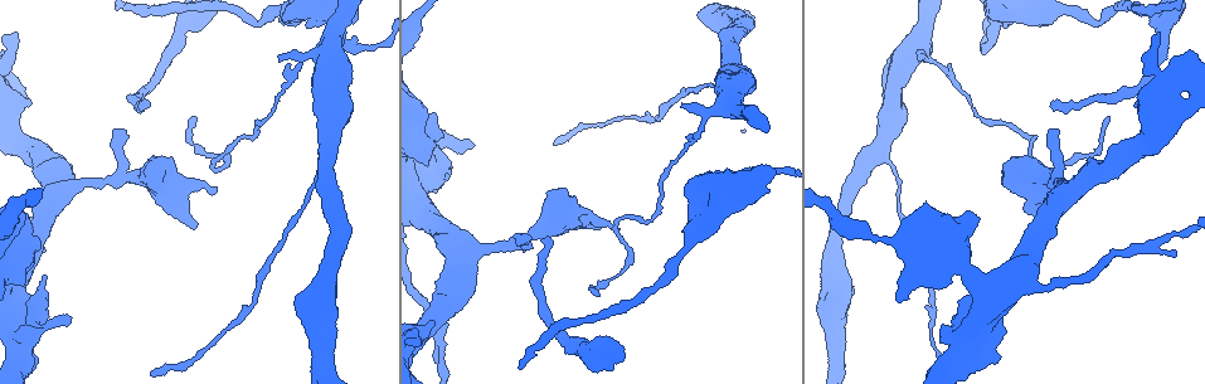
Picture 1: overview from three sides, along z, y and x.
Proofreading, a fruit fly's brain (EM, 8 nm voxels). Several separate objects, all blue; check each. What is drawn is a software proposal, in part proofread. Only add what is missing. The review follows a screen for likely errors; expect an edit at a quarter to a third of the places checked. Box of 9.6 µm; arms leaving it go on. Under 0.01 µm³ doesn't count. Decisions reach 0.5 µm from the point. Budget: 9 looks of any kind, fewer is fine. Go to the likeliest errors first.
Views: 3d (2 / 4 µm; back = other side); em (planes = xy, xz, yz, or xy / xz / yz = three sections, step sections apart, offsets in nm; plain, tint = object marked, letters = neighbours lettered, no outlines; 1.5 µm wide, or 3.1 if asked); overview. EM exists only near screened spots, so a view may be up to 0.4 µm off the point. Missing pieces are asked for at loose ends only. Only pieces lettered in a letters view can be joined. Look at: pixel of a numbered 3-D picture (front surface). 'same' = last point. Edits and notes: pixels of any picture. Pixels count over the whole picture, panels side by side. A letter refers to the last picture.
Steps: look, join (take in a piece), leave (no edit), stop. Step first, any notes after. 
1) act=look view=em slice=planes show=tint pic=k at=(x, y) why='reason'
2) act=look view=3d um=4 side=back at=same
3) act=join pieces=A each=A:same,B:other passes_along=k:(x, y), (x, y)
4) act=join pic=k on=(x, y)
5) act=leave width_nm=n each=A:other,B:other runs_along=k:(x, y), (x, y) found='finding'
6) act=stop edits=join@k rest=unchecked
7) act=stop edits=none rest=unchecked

act=look view=3d um=4 pic=1 at=(543, 238) why='branch stops here'

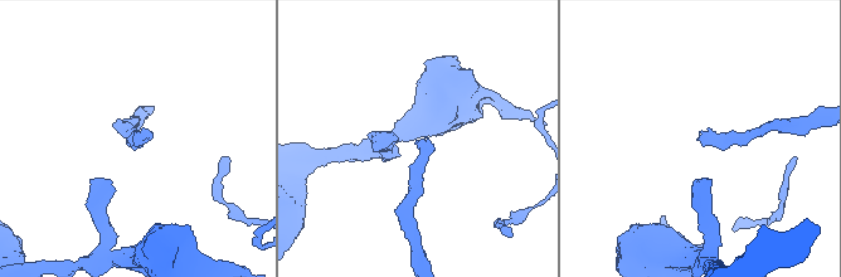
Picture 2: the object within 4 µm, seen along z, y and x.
act=look view=em slice=yz step=8 show=letters pic=2 at=(699, 133) why='now the EM'

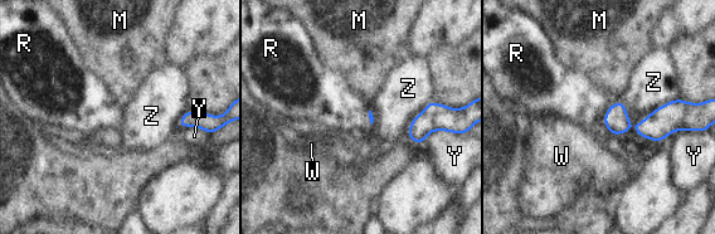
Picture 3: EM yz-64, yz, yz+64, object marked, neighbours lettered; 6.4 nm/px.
act=look view=em slice=xz step=8 show=letters at=same

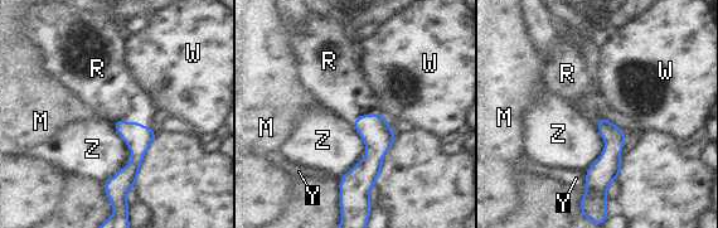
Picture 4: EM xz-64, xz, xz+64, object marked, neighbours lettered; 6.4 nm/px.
act=join pieces=R each=M:other,R:same,W:other,Y:other,Z:other found='it goes on there'

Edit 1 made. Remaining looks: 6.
act=look view=overview why='redraw'

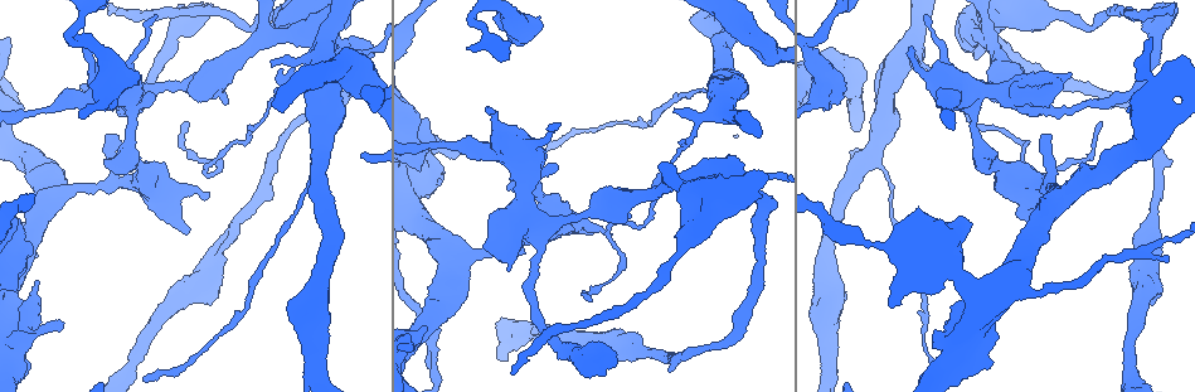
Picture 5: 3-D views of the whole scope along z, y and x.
act=look view=3d um=4 pic=5 at=(910, 65) why='branch stops here'

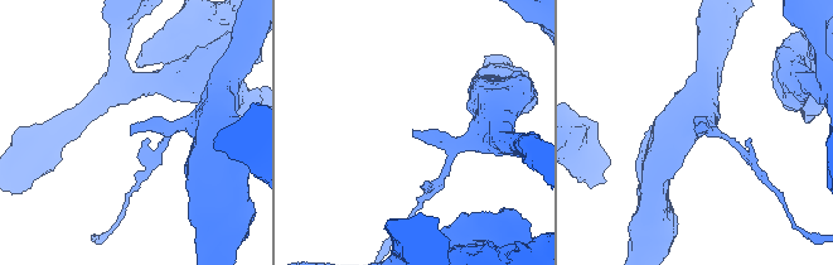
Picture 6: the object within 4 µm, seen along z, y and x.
act=look view=em slice=xz step=8 show=letters pic=6 at=(130, 132)

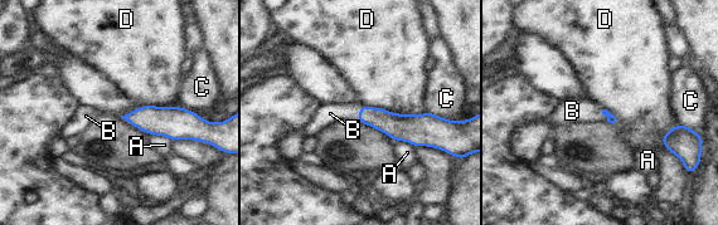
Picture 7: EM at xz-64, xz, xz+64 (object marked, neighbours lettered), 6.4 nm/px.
act=join pieces=B each=A:other,B:same,C:other,D:other passes_along=7:(396, 126), (359, 112), (330, 113) found='the cell continues'

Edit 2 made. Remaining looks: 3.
act=look view=em slice=xy step=4 show=letters pic=5 at=(424, 328)

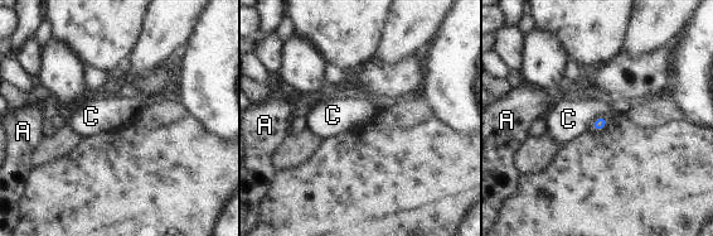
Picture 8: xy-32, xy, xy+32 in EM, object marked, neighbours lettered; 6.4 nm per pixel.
act=look view=em slice=planes show=letters at=same why='cut it another way'

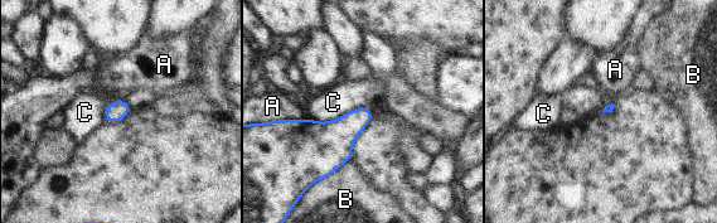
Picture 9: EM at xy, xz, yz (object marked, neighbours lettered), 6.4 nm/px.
act=leave each=A:other,B:other,C:other border=9:(371, 108), (329, 121), (309, 119) found='none of them fits'

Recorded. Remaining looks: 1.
act=stop edits=join@4,join@7 rest=unchecked

